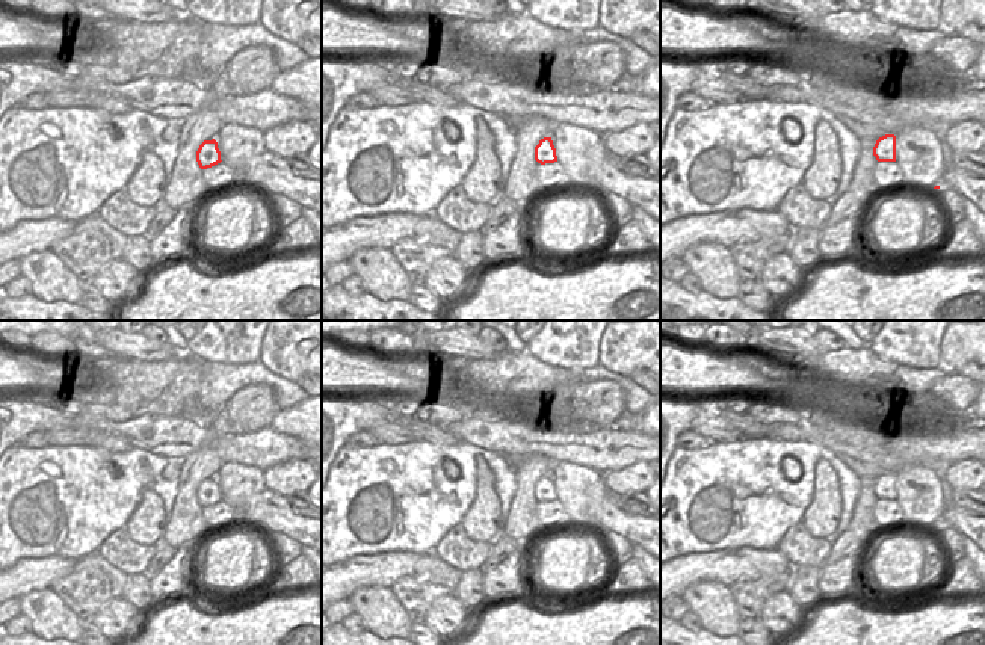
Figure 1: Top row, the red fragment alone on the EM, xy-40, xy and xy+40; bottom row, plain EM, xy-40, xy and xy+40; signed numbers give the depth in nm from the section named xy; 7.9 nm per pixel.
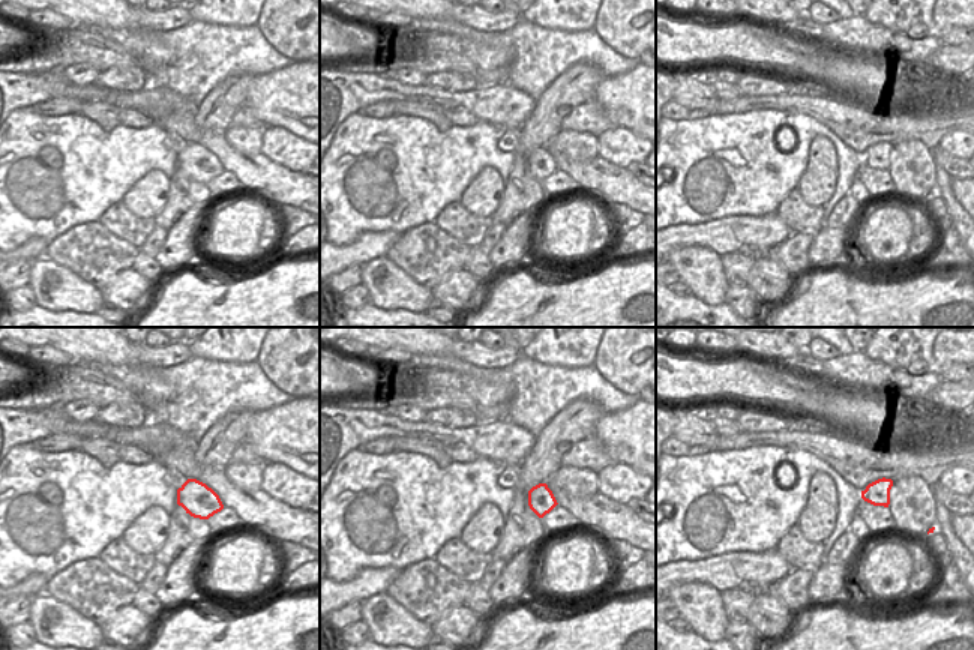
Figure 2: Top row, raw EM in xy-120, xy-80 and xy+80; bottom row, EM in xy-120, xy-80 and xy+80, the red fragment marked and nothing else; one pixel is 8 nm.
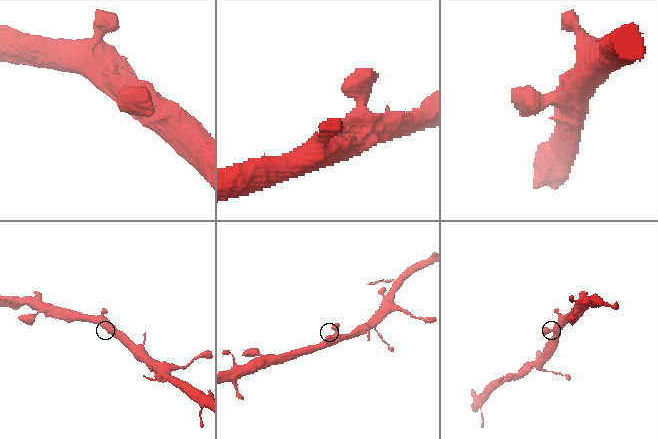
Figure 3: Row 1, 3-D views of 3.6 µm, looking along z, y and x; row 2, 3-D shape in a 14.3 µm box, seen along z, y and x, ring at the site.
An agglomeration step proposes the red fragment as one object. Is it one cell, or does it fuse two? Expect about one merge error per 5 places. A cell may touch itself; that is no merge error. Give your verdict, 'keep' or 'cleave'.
keep

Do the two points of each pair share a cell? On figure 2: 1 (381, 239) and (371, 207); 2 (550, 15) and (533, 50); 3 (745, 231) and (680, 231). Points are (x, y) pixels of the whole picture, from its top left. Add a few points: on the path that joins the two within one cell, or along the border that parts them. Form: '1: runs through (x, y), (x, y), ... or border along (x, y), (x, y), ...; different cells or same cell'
1: border along (401, 233), (363, 231), (345, 243); different cells
2: border along (523, 20), (545, 27), (578, 32); different cells
3: runs through (728, 234), (697, 234); same cell

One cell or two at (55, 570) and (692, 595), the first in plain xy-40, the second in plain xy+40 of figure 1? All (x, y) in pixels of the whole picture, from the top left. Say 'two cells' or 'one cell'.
two cells

